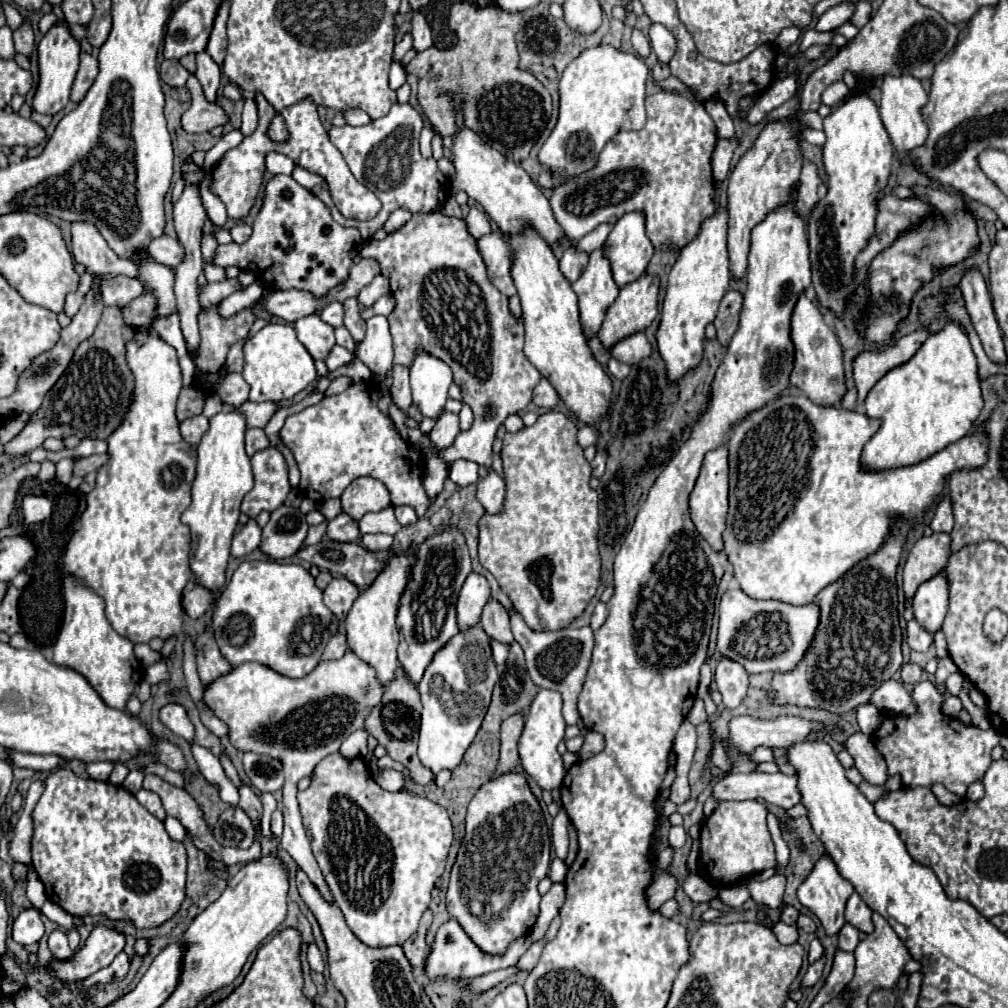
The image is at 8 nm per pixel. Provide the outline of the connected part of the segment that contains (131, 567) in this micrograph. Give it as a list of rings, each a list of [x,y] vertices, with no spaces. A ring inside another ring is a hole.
[[[138,328],[136,336],[126,344],[126,360],[136,376],[134,402],[132,408],[128,408],[124,424],[108,438],[108,454],[112,458],[98,470],[96,488],[86,496],[80,528],[72,534],[66,548],[64,572],[106,602],[106,618],[120,636],[128,638],[132,644],[148,644],[156,636],[166,640],[182,628],[182,588],[192,574],[188,564],[190,532],[188,526],[180,522],[180,516],[190,506],[196,450],[180,436],[174,416],[182,388],[176,350],[166,344],[154,328]]]

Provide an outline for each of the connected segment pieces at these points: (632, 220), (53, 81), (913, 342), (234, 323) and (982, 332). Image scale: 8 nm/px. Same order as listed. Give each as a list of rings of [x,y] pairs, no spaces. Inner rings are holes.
[[[644,212],[624,214],[610,232],[606,244],[612,244],[606,254],[612,260],[616,284],[622,288],[638,280],[654,256],[654,246],[646,234]]]
[[[58,20],[38,44],[38,66],[40,66],[40,84],[34,96],[34,110],[42,114],[60,112],[70,100],[70,88],[80,64],[80,42],[70,34],[70,28],[64,20]]]
[[[918,330],[908,336],[902,336],[896,340],[896,344],[890,344],[880,350],[866,350],[860,352],[854,358],[854,384],[858,390],[858,408],[862,410],[864,398],[870,392],[870,388],[888,372],[888,368],[894,368],[896,364],[902,364],[904,360],[910,360],[914,352],[920,348],[920,344],[928,338],[928,330]]]
[[[218,304],[210,306],[206,310],[200,310],[200,314],[198,314],[200,346],[192,356],[196,368],[204,376],[218,374],[226,362],[226,354],[228,354],[230,346],[236,344],[238,340],[248,338],[248,332],[250,332],[254,320],[256,320],[256,316],[254,316],[252,308],[244,308],[230,318],[222,318],[218,314]]]
[[[970,268],[964,272],[960,280],[960,290],[968,304],[968,312],[972,316],[972,324],[982,340],[982,346],[988,358],[996,364],[1006,362],[1006,350],[1002,342],[1002,332],[998,328],[998,320],[992,308],[992,298],[988,292],[988,284],[978,268]]]

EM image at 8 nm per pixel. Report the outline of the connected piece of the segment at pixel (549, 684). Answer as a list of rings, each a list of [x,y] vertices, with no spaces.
[[[510,612],[510,622],[512,622],[514,640],[520,642],[520,646],[524,648],[526,668],[528,668],[532,682],[538,688],[560,692],[562,700],[564,700],[564,710],[562,710],[564,720],[566,720],[566,724],[576,724],[580,720],[578,710],[576,710],[576,698],[584,686],[586,672],[590,668],[592,648],[594,648],[592,628],[590,626],[570,628],[568,626],[568,628],[562,628],[556,632],[536,632],[522,620],[520,614],[512,614],[512,612]]]

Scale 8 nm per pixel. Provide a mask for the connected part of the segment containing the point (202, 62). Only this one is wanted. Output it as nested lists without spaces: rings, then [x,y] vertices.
[[[198,52],[196,54],[196,64],[198,64],[198,70],[196,70],[196,76],[204,88],[204,94],[206,94],[206,100],[208,102],[214,102],[216,100],[216,92],[218,92],[218,86],[220,86],[220,66],[208,56],[208,52]]]

